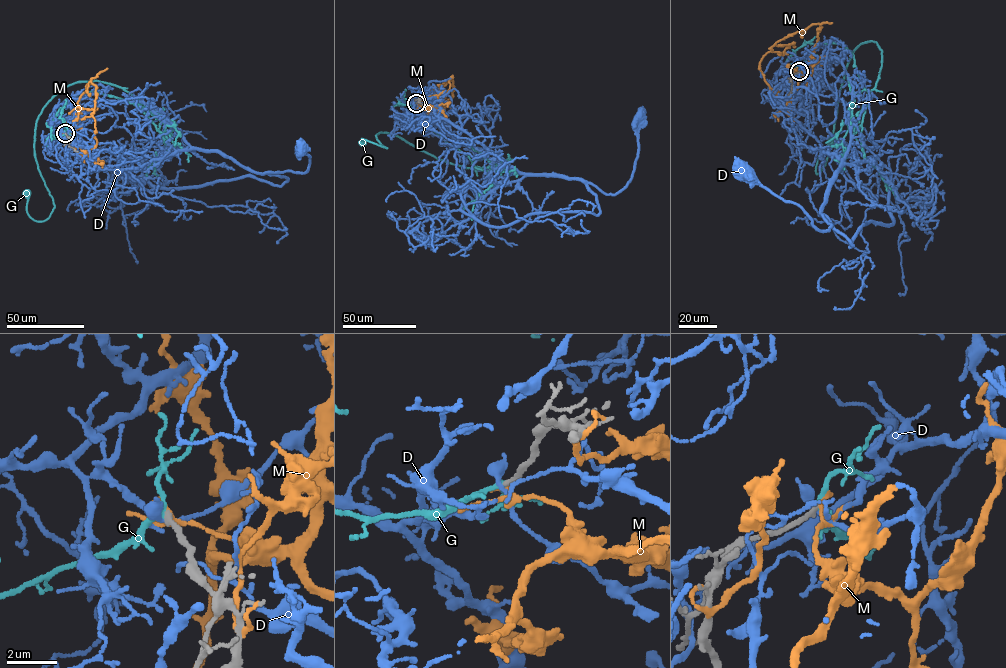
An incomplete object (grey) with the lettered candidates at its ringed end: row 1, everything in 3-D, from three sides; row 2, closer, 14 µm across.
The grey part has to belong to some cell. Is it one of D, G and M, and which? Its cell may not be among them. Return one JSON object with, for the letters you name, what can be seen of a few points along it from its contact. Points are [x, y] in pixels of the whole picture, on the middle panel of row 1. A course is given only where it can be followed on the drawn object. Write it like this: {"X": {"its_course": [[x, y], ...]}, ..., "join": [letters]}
{"G": {"its_course": [[416, 103], [399, 103], [416, 109], [467, 155], [472, 168], [390, 133], [376, 134], [386, 148], [363, 142]]}, "join": ["G"]}

